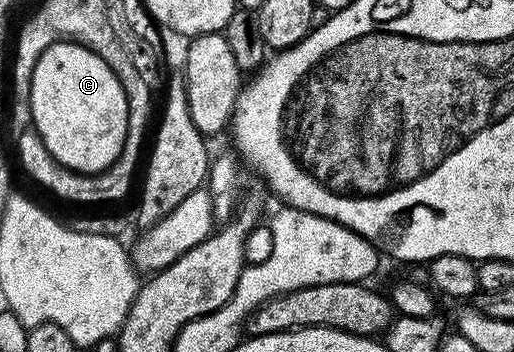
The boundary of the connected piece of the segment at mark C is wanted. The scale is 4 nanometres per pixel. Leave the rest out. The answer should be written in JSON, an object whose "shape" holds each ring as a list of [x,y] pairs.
{"shape":[[[61,41],[42,52],[32,75],[30,102],[34,116],[33,128],[37,129],[39,135],[41,135],[44,147],[48,147],[50,154],[66,168],[74,170],[75,173],[104,173],[123,156],[122,145],[126,142],[126,128],[128,127],[128,103],[124,95],[124,87],[120,83],[120,79],[116,79],[116,75],[108,67],[108,63],[101,61],[98,54],[88,51],[83,45],[76,45],[73,41]]]}

